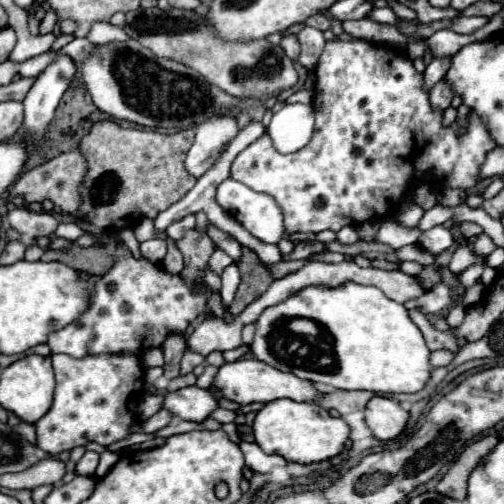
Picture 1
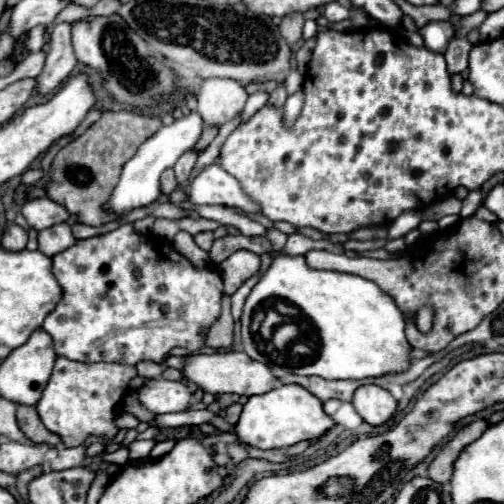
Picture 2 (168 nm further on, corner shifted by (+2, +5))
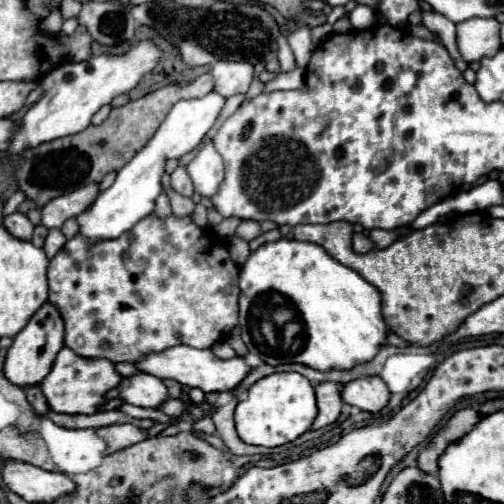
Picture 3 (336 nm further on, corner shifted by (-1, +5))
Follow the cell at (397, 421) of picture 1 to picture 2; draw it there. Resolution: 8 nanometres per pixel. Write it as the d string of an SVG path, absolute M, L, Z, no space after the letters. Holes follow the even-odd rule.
M376 384L356 388L352 396L352 406L372 426L384 424L396 412L396 400L392 398L392 394Z

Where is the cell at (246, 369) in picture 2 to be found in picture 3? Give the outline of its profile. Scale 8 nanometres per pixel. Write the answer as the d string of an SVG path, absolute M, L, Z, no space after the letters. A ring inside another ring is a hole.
M173 346L171 350L165 350L163 354L149 354L147 358L143 358L143 362L137 362L135 366L161 380L171 378L183 386L199 388L205 394L207 392L231 392L253 370L253 366L249 366L243 356L235 356L231 360L221 360L211 350L197 350L191 346Z

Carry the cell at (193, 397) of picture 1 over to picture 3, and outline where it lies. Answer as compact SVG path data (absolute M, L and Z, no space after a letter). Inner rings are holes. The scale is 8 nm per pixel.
M137 374L131 378L123 378L119 390L125 402L141 408L159 408L169 400L169 392L163 380L151 374Z

